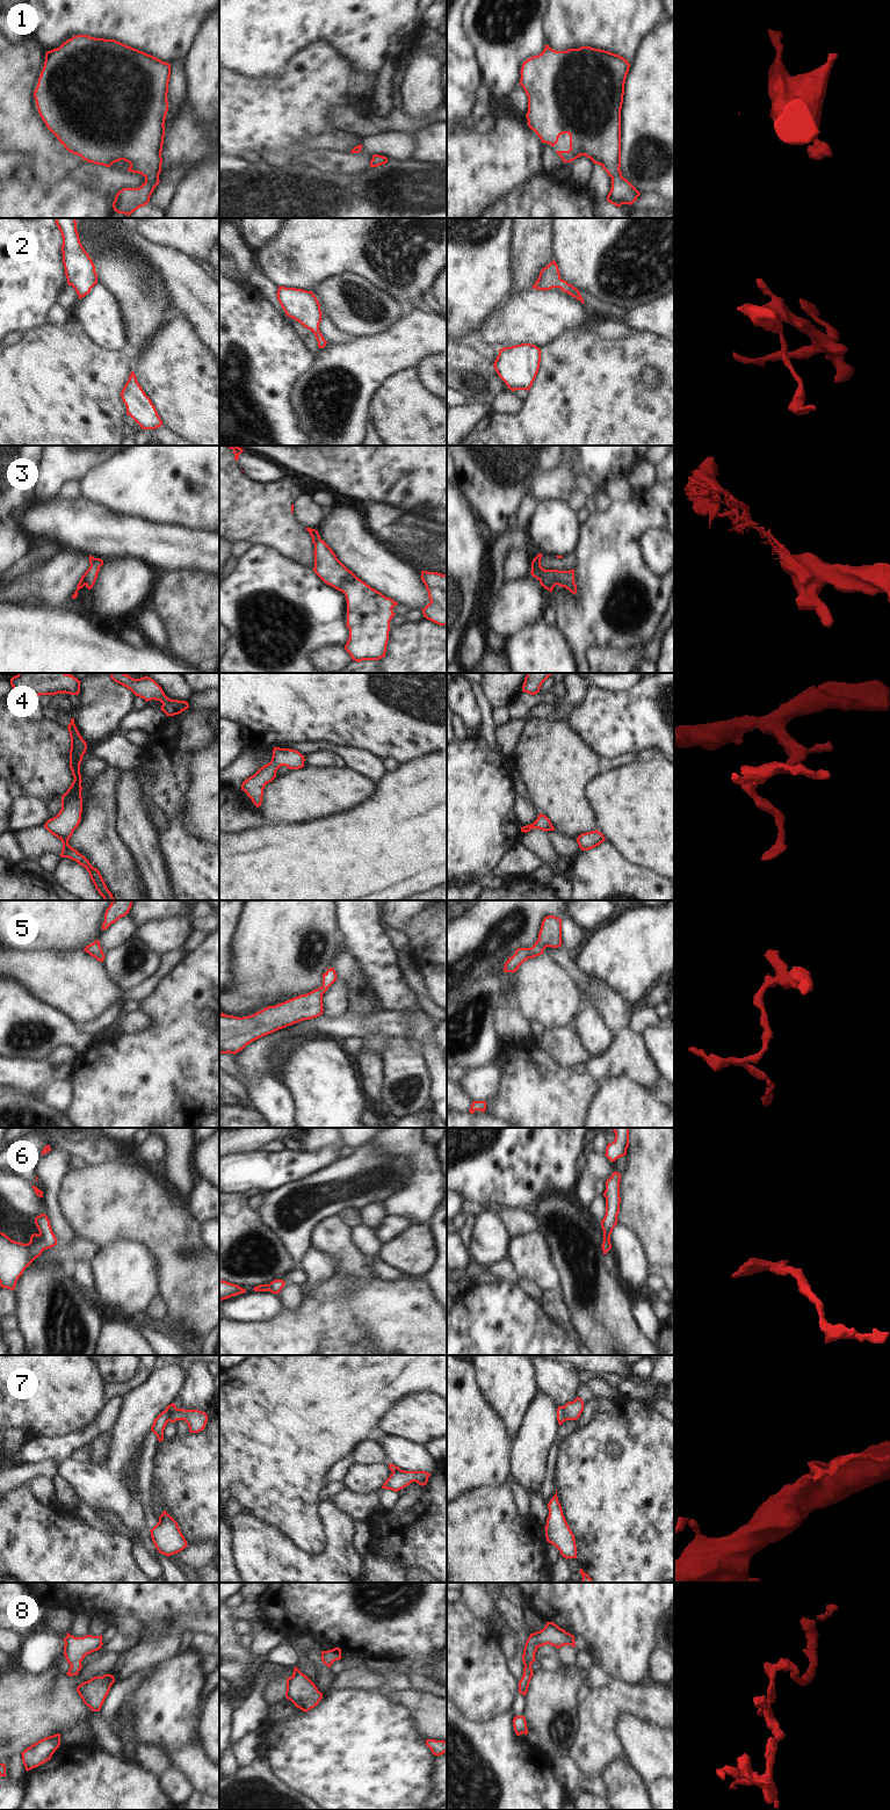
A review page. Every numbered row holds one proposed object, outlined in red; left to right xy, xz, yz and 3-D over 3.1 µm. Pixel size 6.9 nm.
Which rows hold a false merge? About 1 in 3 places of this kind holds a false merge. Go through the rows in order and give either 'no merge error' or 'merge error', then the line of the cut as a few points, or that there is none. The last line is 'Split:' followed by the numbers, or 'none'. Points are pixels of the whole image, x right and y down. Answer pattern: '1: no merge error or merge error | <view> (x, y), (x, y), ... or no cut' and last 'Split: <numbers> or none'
1: no merge error | no cut
2: no merge error | no cut
3: merge error | xy (94, 558), (87, 571), (85, 584)
4: no merge error | no cut
5: no merge error | no cut
6: no merge error | no cut
7: merge error | yz (562, 1406), (566, 1419)
8: no merge error | no cut
Split: 3, 7

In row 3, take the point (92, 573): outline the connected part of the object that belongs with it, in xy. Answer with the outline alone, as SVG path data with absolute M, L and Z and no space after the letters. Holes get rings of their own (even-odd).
M94 558L91 565L91 569L87 571L87 580L86 580L86 587L88 589L93 588L97 573L100 571L100 567L103 565L103 560L100 558Z

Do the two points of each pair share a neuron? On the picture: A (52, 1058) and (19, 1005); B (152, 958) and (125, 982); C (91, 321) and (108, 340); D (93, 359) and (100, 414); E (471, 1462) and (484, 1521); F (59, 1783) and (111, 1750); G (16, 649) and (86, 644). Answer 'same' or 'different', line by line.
A: different
B: same
C: same
D: same
E: different
F: different
G: same

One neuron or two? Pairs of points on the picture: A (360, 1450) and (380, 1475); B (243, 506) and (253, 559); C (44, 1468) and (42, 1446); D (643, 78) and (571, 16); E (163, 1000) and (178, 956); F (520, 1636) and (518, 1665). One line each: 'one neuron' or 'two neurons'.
A: two neurons
B: two neurons
C: two neurons
D: two neurons
E: two neurons
F: two neurons

